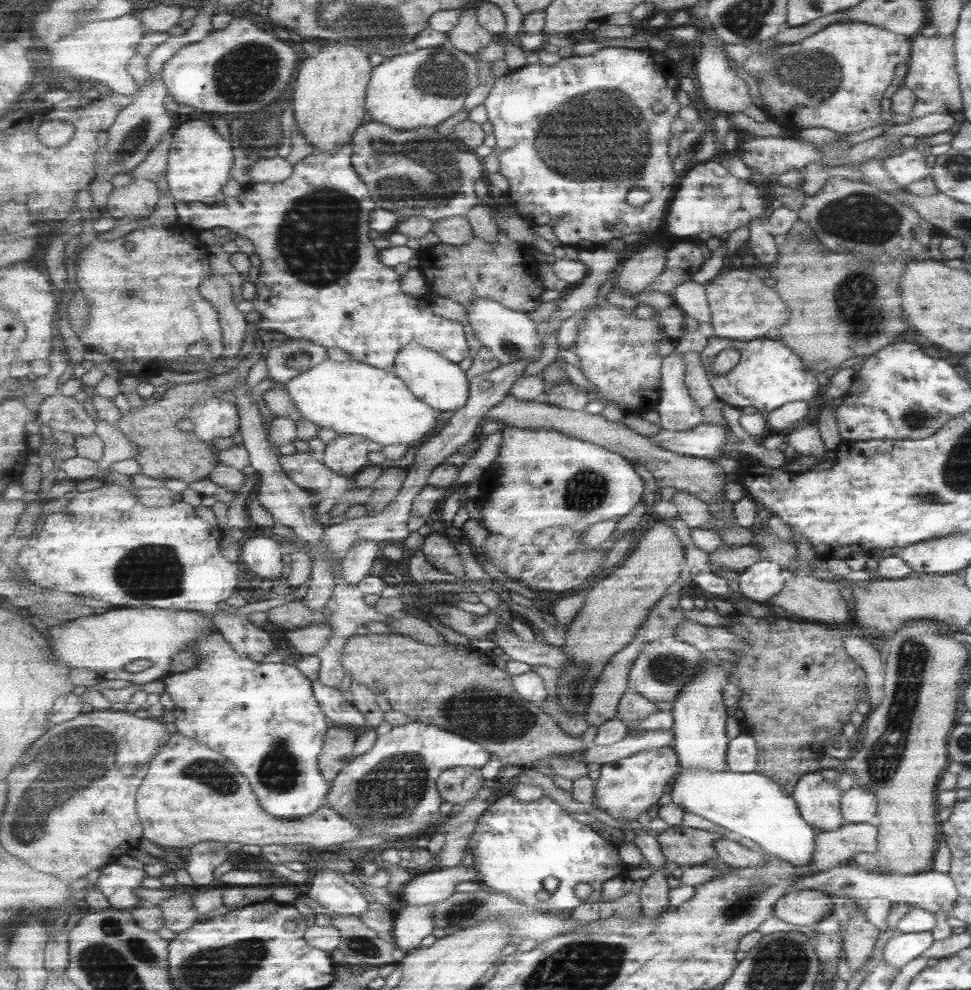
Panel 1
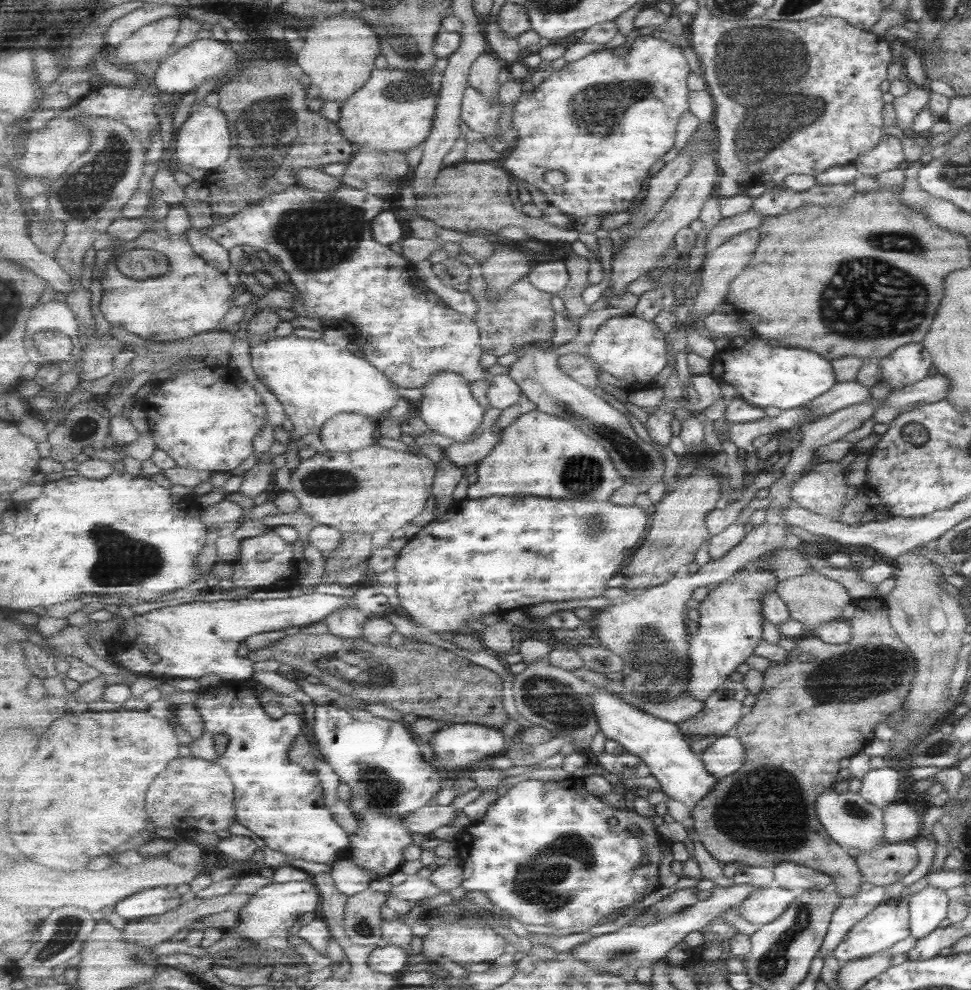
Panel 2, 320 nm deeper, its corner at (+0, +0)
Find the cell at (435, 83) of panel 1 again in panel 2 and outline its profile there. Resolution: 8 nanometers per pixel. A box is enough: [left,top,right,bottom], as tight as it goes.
[339,60,448,152]

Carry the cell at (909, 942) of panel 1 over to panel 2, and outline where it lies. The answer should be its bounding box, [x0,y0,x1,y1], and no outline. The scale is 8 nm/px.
[910,885,948,940]

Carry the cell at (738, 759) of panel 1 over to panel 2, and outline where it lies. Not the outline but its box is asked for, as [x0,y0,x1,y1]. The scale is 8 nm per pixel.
[703,733,746,778]

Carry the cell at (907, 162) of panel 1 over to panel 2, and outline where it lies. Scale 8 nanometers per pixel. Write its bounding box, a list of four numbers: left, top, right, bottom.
[853,135,905,176]

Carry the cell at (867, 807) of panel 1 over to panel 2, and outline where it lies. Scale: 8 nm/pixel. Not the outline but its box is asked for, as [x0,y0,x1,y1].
[859,766,899,808]

